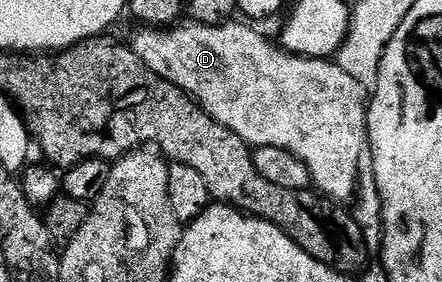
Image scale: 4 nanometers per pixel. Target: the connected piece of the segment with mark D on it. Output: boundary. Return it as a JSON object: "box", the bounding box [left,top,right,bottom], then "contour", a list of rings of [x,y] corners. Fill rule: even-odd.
{"box":[129,21,368,201],"contour":[[[194,21],[166,29],[143,27],[136,33],[135,40],[130,40],[129,46],[149,69],[153,69],[153,73],[157,73],[157,77],[177,85],[218,123],[233,129],[233,133],[237,133],[237,137],[244,139],[252,148],[273,145],[293,153],[293,157],[307,166],[312,184],[326,198],[332,201],[354,200],[359,186],[361,145],[368,143],[364,88],[353,81],[353,77],[349,77],[338,62],[330,58],[309,59],[305,55],[292,55],[282,46],[275,44],[274,47],[261,32],[235,22],[219,23],[215,27]]]}

